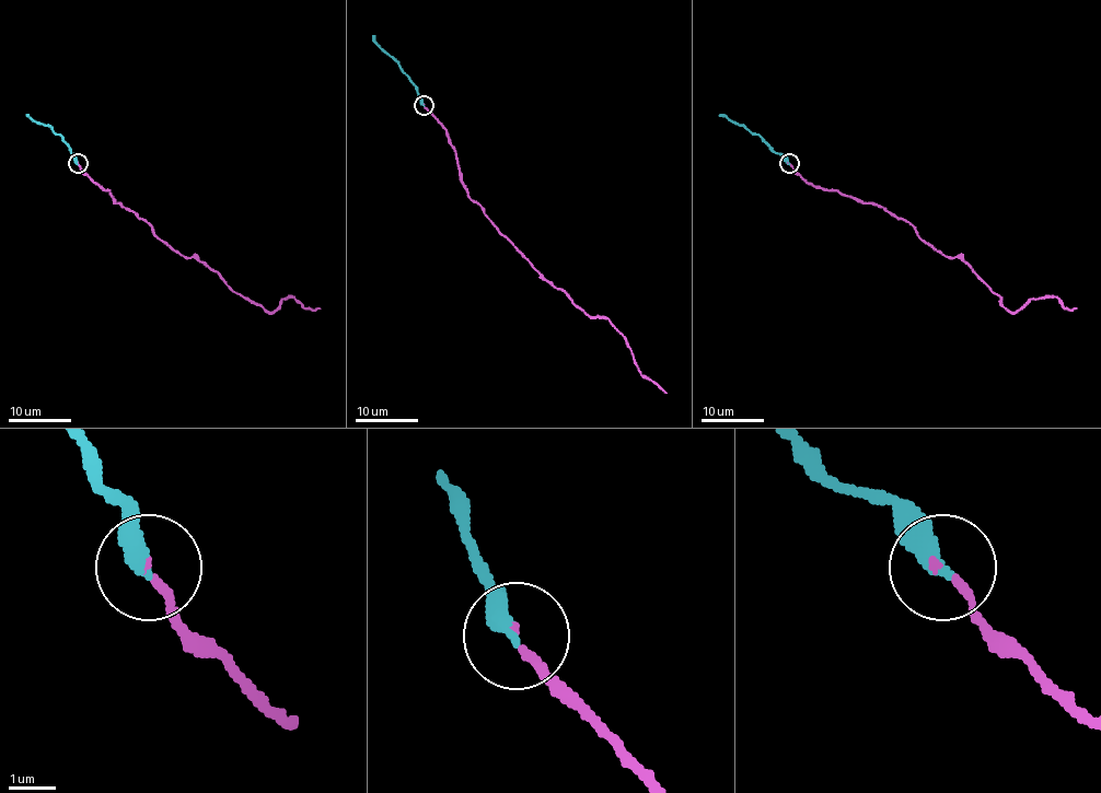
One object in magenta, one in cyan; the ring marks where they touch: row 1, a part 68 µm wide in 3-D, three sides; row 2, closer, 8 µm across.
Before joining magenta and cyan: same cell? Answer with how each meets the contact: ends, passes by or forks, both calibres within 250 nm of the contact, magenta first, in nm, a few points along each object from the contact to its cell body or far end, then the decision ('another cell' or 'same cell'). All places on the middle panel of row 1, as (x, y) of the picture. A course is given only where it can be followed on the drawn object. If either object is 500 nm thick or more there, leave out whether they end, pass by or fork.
magenta ends there; cyan ends there; 160 nm thick on the magenta side, 440 nm on the other; magenta runs (424, 105), (445, 131), (463, 187), (489, 221), (581, 310), (606, 317), (629, 347), (639, 372), (667, 393); cyan runs (424, 105), (418, 88), (373, 35); same cell

